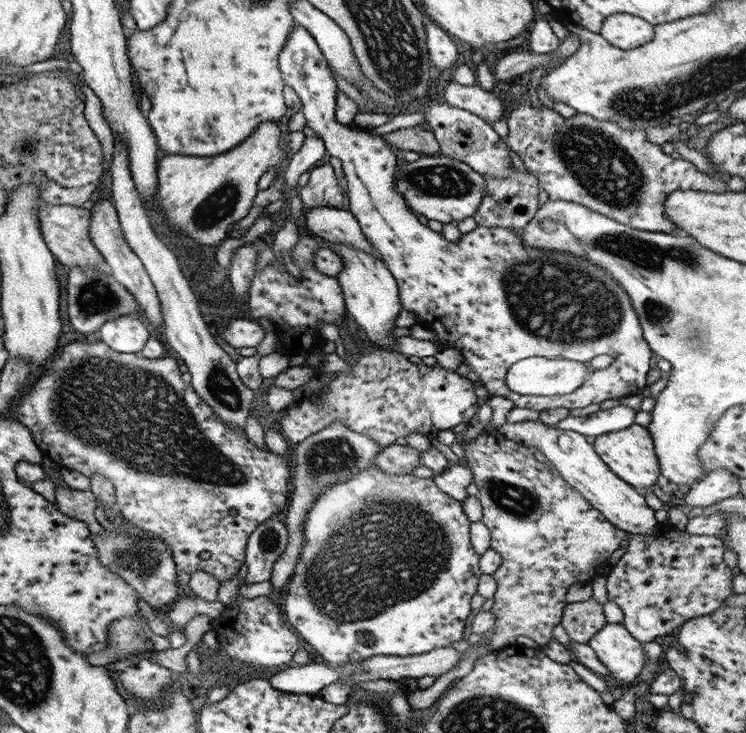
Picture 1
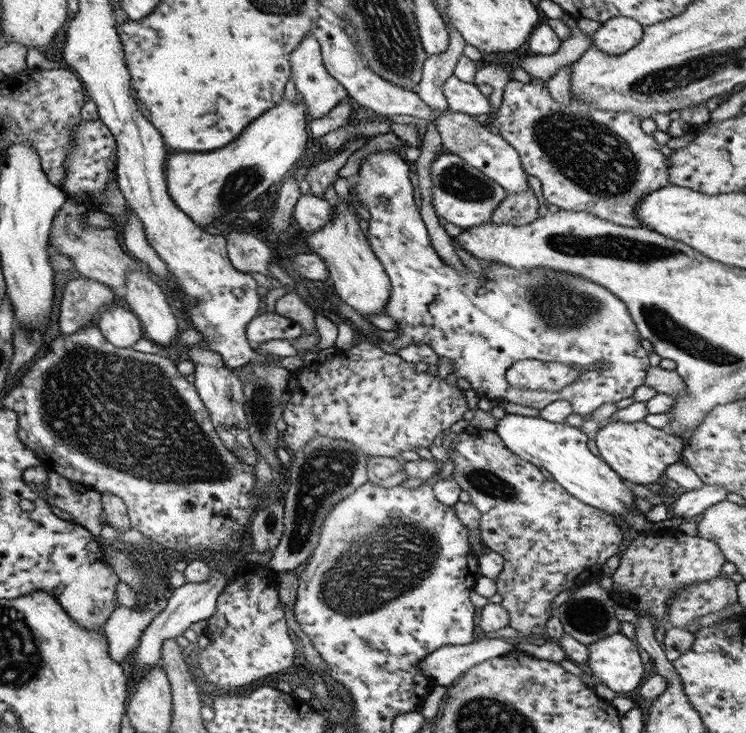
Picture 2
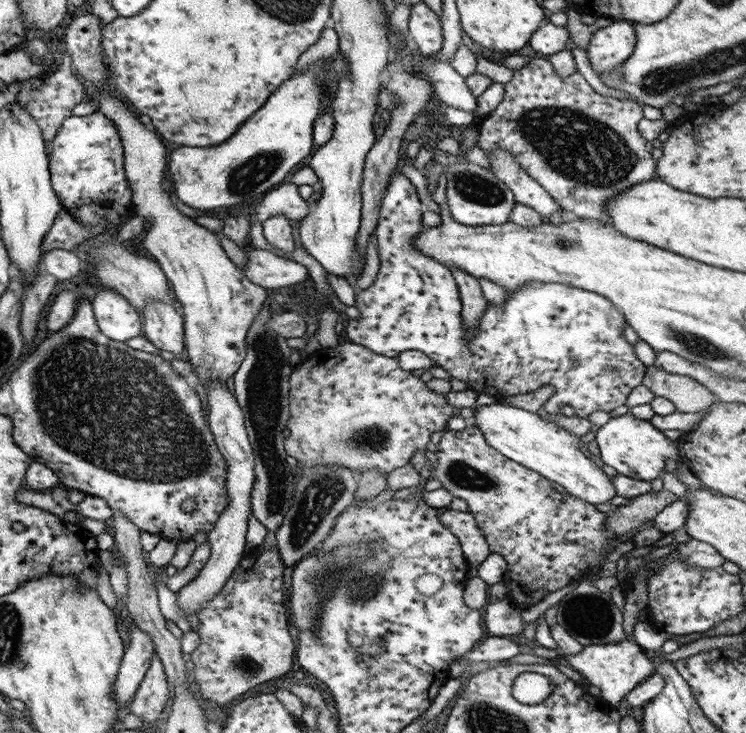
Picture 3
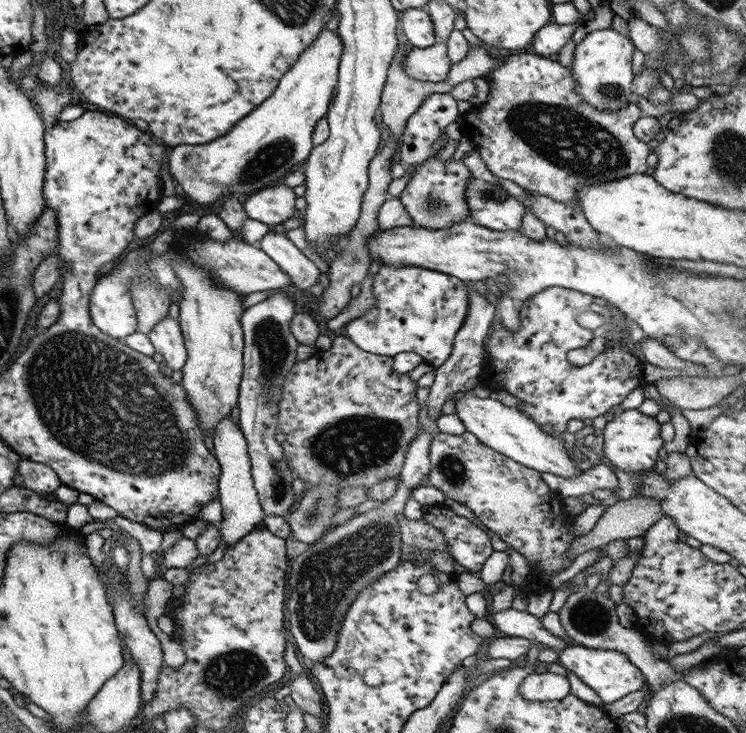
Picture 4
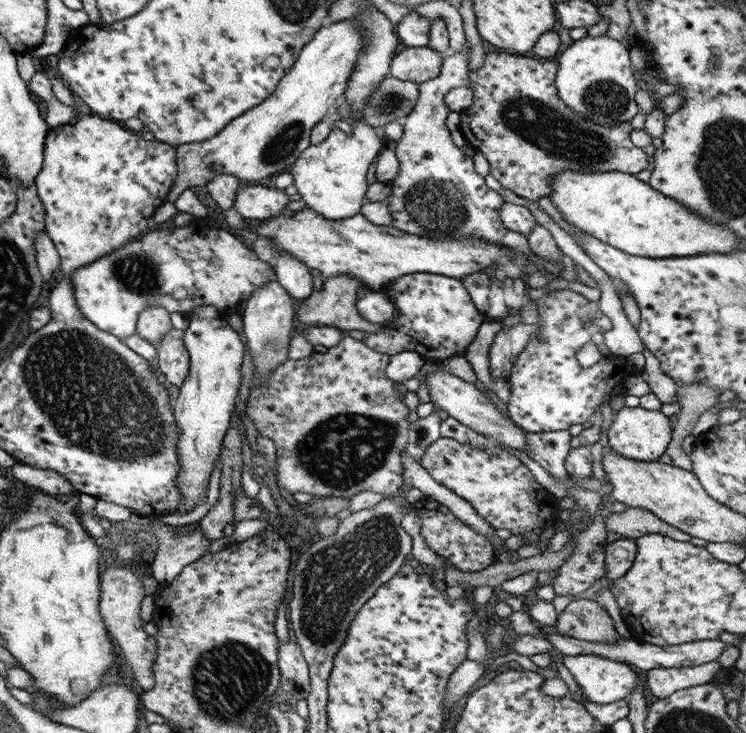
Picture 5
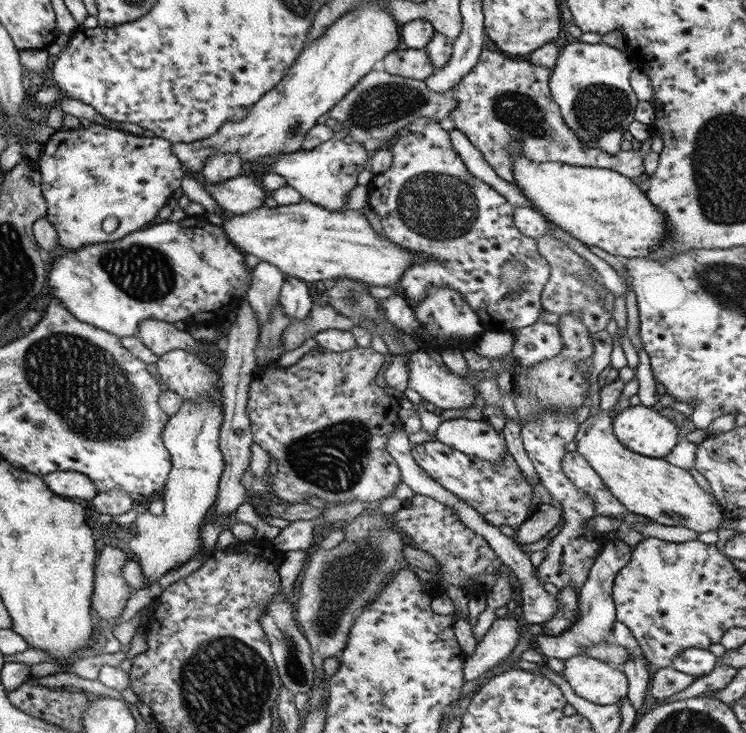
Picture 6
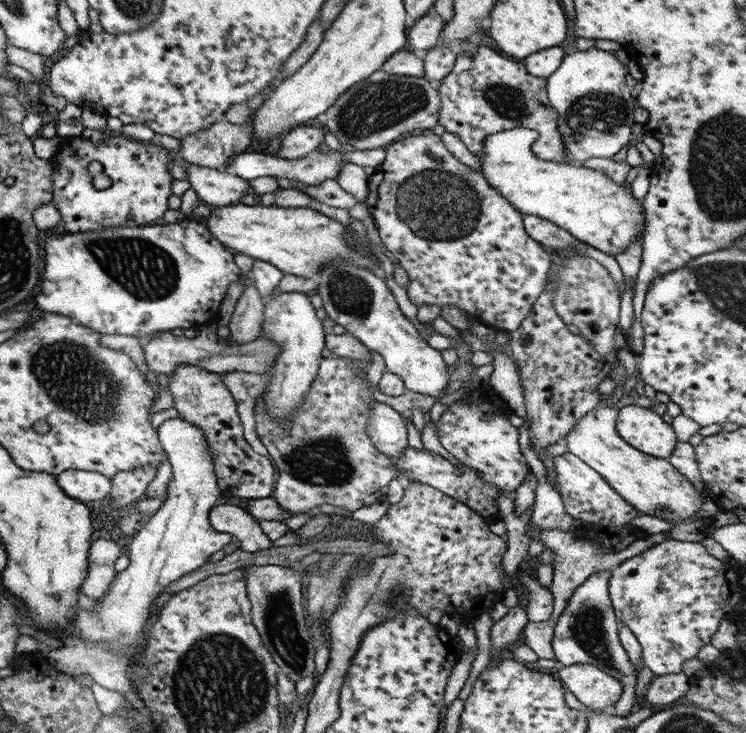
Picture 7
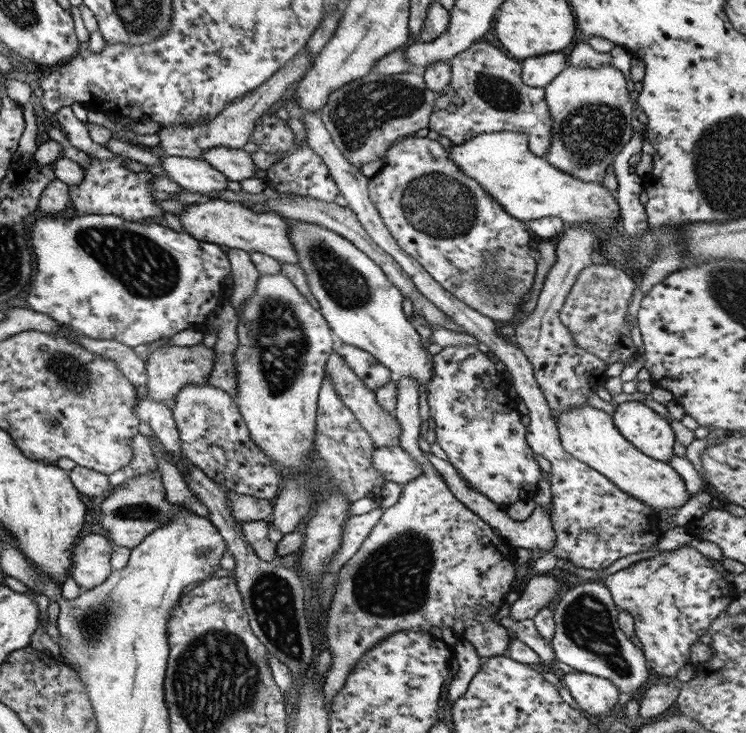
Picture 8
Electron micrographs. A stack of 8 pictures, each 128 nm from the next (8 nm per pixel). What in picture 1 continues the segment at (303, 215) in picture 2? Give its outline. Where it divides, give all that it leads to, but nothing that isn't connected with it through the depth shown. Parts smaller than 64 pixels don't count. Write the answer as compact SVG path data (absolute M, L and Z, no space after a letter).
M309 207L304 218L305 230L322 243L343 243L378 258L360 231L359 223L346 208Z

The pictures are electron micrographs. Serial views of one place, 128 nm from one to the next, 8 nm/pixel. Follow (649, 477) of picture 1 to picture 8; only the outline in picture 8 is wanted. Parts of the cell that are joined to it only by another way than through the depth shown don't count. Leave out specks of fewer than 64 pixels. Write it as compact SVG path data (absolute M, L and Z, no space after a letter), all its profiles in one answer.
M623 402L611 412L615 429L639 452L653 460L667 462L675 442L666 419L642 402Z

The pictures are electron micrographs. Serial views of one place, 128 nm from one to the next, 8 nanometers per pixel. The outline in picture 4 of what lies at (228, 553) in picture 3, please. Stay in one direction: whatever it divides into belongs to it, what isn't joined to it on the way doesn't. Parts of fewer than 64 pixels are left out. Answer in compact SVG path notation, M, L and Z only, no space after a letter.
M229 414L219 420L217 427L213 429L213 455L220 466L218 476L217 498L219 500L222 519L217 524L220 534L220 543L228 546L235 544L248 532L251 532L264 517L258 504L258 497L250 473L250 458L246 451L246 443L239 426L236 426L230 419Z

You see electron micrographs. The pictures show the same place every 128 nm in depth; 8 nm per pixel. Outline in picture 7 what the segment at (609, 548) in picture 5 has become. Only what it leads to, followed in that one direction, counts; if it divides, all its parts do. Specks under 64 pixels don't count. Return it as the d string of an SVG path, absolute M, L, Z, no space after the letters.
M602 570L588 576L579 586L576 586L567 599L565 608L557 617L553 627L551 642L555 661L560 666L571 664L590 664L609 676L615 677L622 684L622 693L613 704L613 713L625 717L636 709L639 704L635 699L636 672L631 661L621 648L618 639L618 621L615 618L610 598L608 597L608 580L610 570Z

